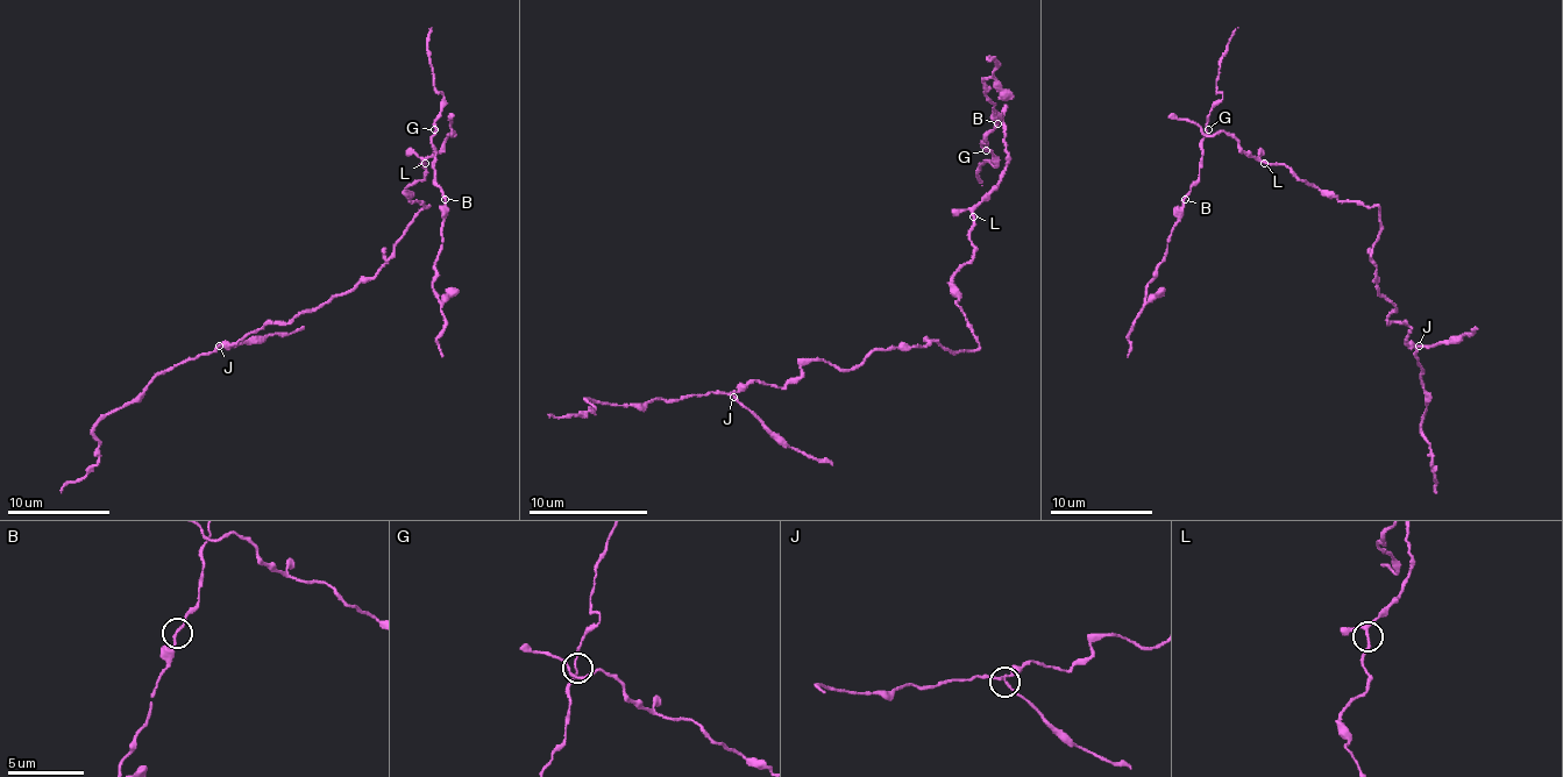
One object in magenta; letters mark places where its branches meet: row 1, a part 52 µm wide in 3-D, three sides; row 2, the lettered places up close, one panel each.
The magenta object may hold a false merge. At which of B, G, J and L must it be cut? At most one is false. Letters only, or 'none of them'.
J

